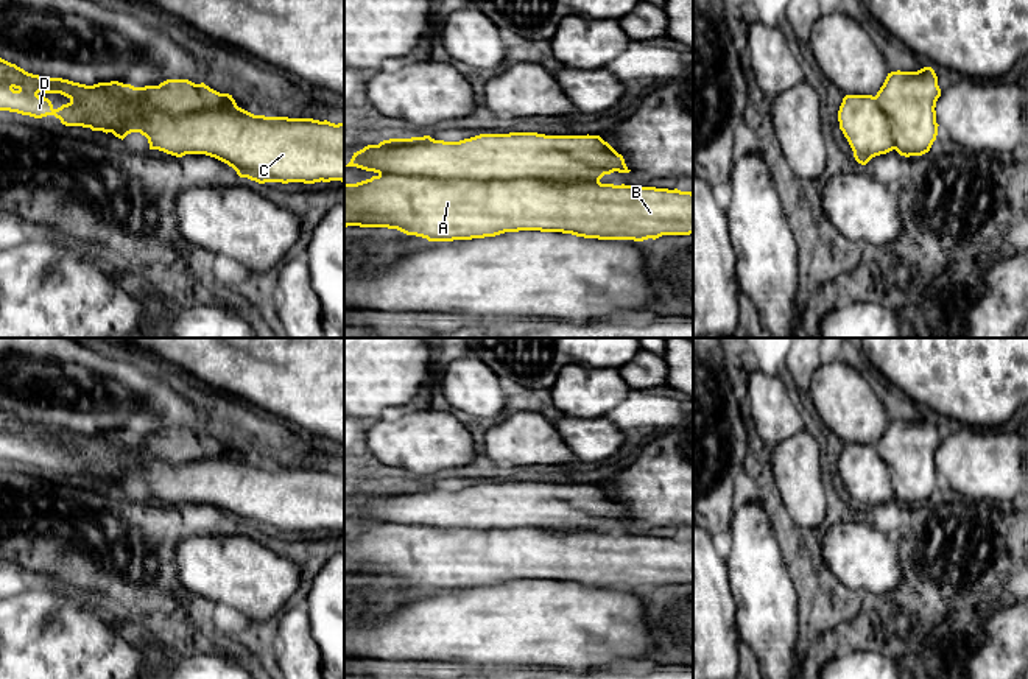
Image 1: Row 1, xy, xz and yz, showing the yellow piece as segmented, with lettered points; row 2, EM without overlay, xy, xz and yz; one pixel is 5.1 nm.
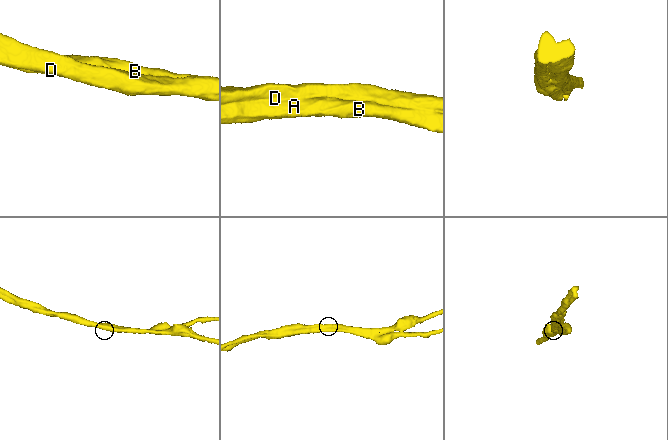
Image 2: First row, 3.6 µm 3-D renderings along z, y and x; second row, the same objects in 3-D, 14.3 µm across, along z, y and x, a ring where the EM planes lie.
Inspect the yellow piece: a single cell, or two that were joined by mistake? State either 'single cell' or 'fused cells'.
fused cells

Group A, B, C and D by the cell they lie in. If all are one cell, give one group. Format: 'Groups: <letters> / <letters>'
Groups: A B D / C

